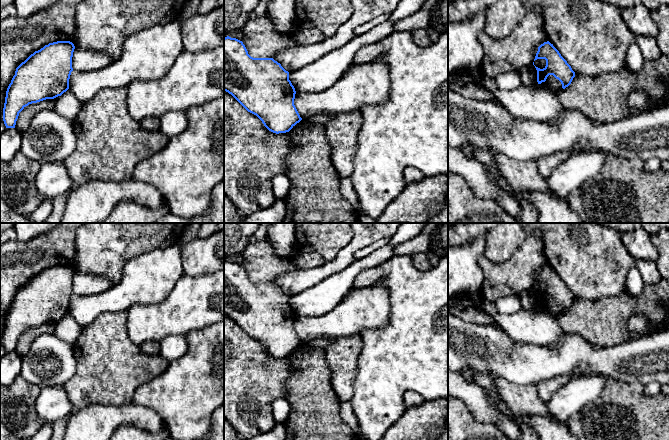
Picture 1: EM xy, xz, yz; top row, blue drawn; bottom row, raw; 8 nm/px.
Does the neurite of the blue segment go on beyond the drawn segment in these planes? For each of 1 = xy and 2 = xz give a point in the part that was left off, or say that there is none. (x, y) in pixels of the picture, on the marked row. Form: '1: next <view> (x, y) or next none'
1: next none
2: next none

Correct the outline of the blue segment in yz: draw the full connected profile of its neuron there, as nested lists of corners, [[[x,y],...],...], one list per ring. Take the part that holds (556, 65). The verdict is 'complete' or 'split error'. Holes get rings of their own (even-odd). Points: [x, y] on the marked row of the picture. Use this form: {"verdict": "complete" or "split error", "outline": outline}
{"verdict": "complete", "outline": [[[549,41],[544,42],[538,47],[534,61],[537,59],[546,60],[546,66],[543,69],[535,66],[538,84],[545,82],[549,75],[553,75],[558,79],[561,82],[563,89],[571,84],[575,77],[575,72]]]}

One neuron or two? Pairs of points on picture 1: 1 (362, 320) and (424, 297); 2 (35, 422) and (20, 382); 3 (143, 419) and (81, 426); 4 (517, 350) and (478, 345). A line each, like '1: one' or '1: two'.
1: two
2: one
3: one
4: one

